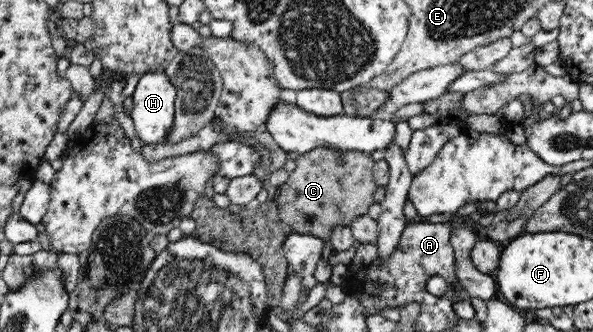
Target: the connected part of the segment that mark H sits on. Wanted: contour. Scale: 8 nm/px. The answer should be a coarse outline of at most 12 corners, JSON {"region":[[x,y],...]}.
{"region":[[164,72],[140,75],[130,117],[136,136],[165,143],[176,88]]}

